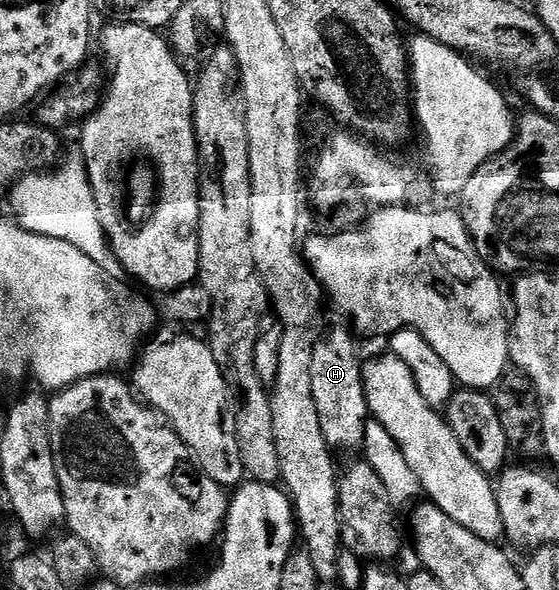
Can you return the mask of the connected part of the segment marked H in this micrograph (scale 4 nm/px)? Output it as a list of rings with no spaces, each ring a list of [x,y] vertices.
[[[346,330],[330,338],[318,337],[311,352],[311,396],[315,400],[315,412],[319,412],[319,428],[323,428],[323,440],[333,452],[360,451],[366,445],[367,423],[371,418],[365,399],[363,362],[357,359],[357,346],[349,339],[350,331]]]

